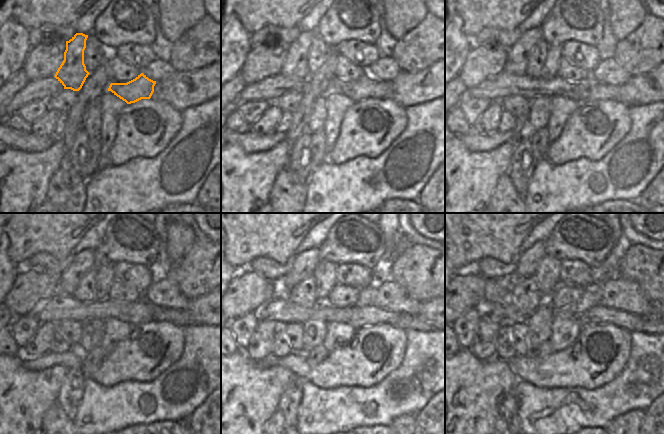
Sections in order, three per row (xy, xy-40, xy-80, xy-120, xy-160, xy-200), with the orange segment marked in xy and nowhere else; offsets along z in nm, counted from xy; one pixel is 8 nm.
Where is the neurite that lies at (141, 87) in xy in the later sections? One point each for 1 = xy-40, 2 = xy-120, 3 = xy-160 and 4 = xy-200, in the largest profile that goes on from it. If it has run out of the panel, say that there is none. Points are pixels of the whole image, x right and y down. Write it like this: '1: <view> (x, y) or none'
1: xy-40 (366, 87)
2: xy-120 (181, 318)
3: xy-160 (405, 321)
4: xy-200 (648, 327)

